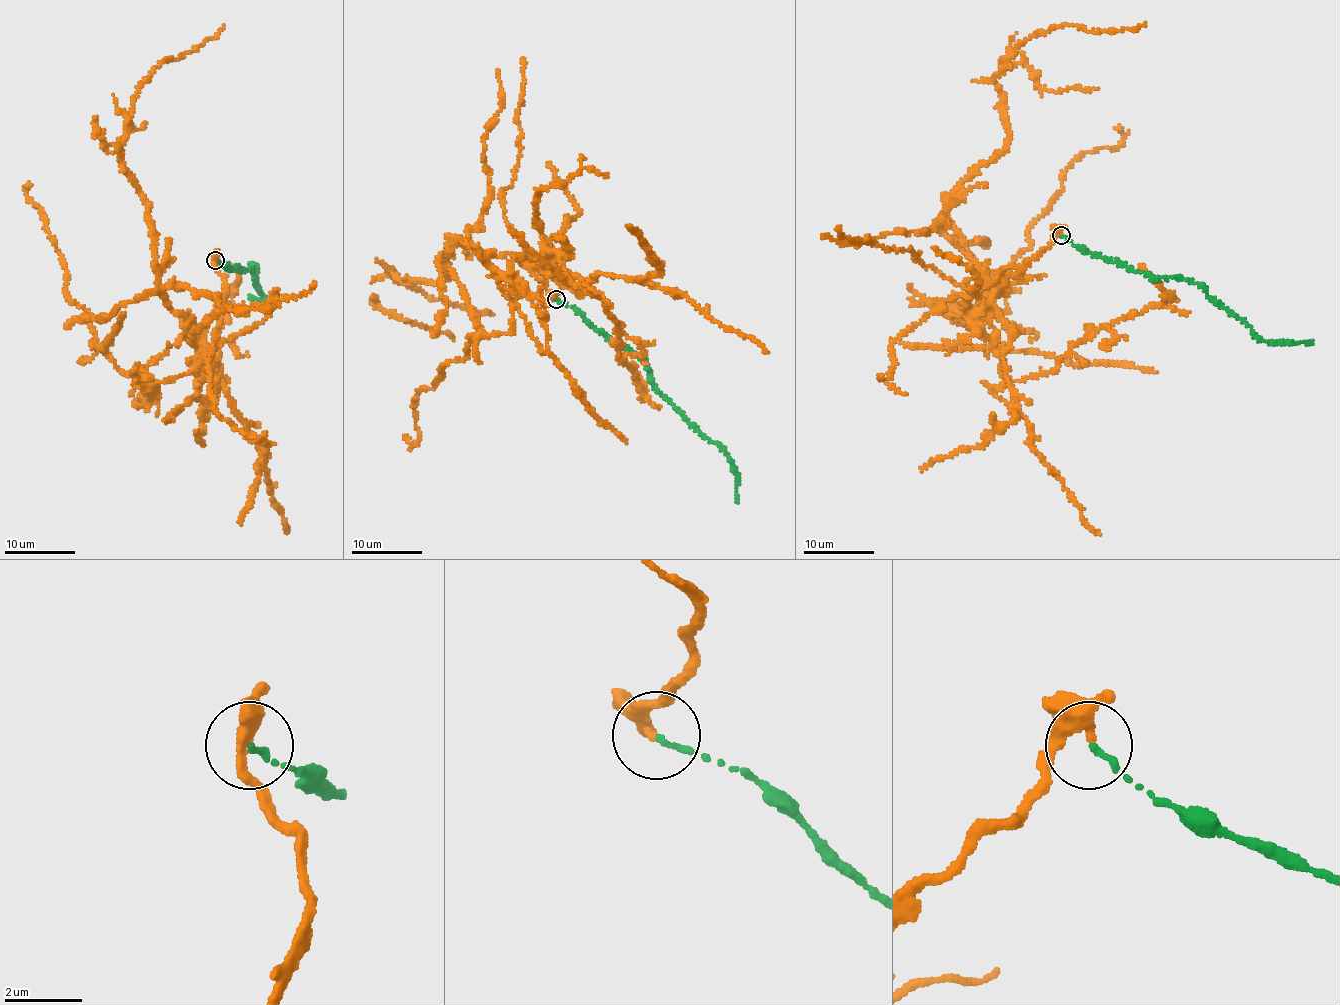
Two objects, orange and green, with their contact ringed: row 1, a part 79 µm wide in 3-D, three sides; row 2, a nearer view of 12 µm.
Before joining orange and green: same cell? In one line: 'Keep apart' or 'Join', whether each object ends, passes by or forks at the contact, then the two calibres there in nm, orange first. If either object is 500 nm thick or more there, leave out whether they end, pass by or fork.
Keep apart. At the ring orange forks. At the ring green ends. Thickness 220 nm (orange) against 140 nm

